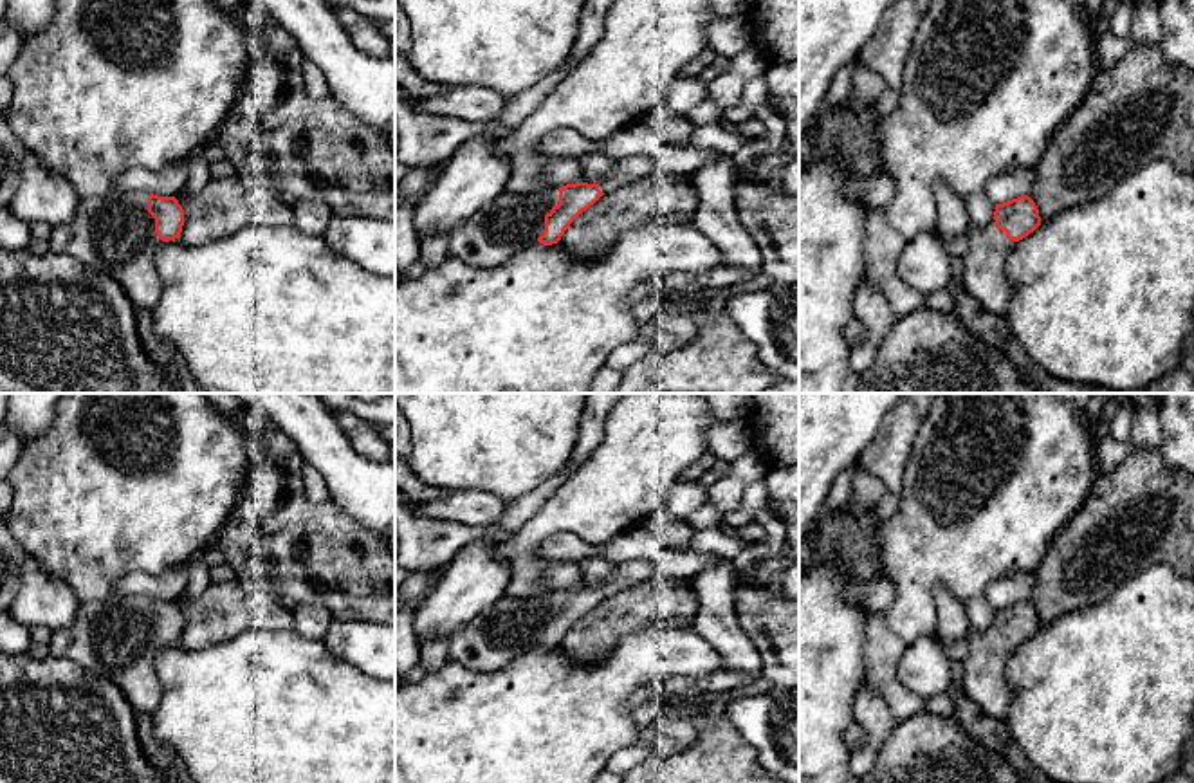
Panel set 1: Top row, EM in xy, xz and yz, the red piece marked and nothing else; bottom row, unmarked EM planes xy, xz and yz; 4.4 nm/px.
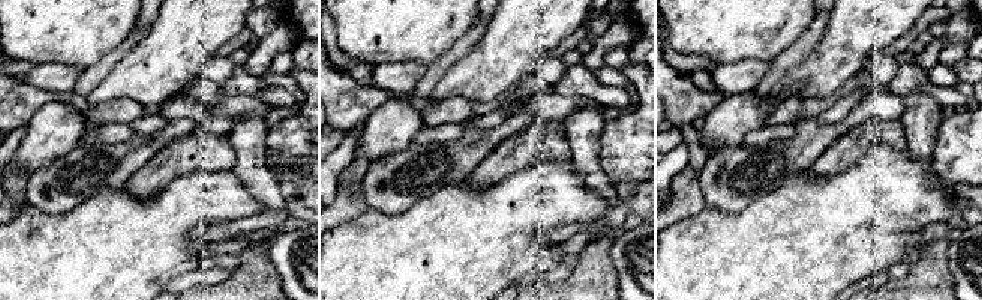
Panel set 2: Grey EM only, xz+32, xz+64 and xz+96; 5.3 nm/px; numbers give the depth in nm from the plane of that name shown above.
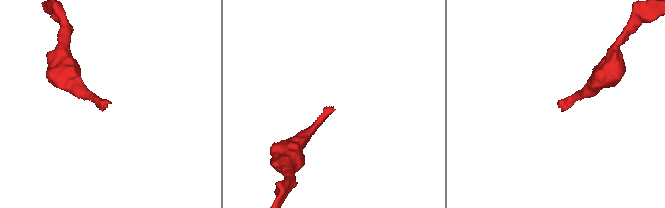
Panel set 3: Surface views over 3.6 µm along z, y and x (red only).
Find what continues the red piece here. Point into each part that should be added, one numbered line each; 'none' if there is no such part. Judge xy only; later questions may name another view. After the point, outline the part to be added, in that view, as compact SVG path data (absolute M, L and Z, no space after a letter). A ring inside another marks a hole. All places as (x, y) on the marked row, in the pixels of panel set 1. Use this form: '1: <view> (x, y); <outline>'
1: xy (114, 235); M137 189L81 198L76 215L52 226L49 238L51 251L114 278L135 309L153 309L161 298L155 254L162 240L148 213L148 197Z

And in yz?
1: yz (985, 278); M994 218L979 229L970 226L967 236L969 251L961 258L963 287L985 310L1005 314L1014 292L1006 260L1017 242L1008 240Z

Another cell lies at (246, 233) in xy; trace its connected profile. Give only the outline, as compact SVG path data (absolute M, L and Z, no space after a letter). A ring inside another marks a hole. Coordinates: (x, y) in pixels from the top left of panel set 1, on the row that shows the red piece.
M249 224L204 245L161 242L155 332L184 357L202 393L395 393L395 276L373 274L294 224Z

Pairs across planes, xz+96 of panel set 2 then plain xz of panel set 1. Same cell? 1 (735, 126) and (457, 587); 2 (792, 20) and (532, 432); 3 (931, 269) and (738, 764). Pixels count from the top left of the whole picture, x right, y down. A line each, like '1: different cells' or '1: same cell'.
1: same cell
2: same cell
3: same cell

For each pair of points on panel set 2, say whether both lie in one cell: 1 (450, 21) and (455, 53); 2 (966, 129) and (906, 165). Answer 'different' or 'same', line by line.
1: different
2: different

